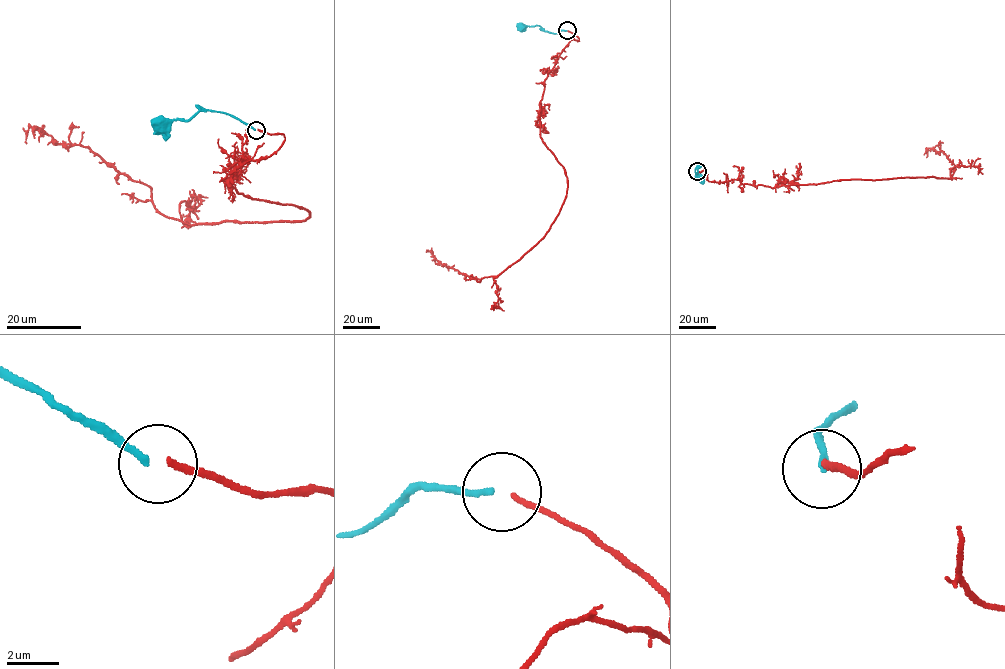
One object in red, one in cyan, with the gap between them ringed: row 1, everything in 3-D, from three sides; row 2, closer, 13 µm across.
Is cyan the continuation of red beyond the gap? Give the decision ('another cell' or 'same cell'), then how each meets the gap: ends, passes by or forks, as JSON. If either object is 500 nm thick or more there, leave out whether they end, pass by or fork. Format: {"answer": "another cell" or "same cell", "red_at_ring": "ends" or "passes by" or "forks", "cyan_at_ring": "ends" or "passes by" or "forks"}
{"answer": "another cell", "red_at_ring": "ends", "cyan_at_ring": "ends"}

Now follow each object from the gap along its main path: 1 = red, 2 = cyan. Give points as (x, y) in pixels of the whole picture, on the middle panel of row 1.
1: (567, 31), (579, 41), (549, 72), (540, 105), (540, 137), (567, 182), (550, 229), (480, 282), (427, 249)
2: (566, 30), (554, 33), (539, 25), (521, 26)

